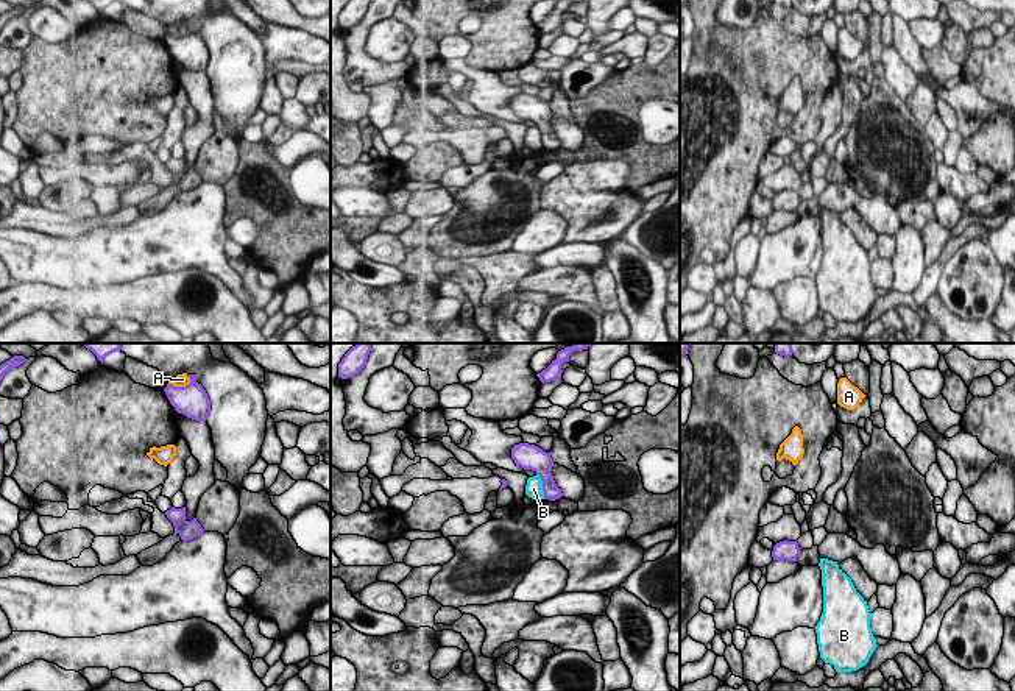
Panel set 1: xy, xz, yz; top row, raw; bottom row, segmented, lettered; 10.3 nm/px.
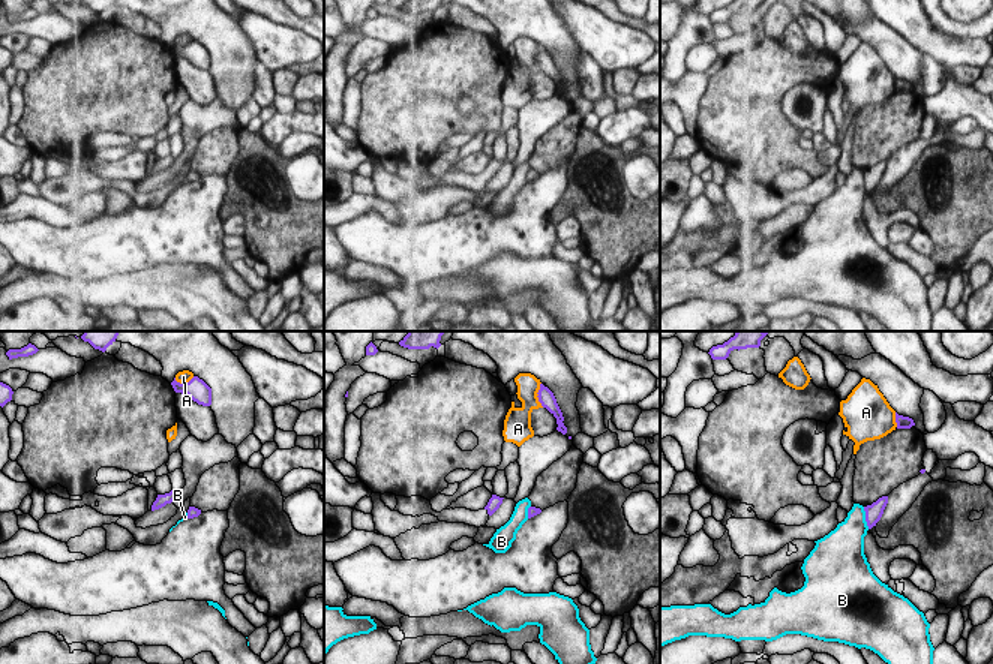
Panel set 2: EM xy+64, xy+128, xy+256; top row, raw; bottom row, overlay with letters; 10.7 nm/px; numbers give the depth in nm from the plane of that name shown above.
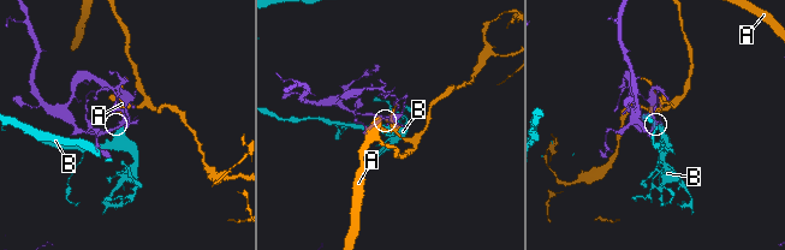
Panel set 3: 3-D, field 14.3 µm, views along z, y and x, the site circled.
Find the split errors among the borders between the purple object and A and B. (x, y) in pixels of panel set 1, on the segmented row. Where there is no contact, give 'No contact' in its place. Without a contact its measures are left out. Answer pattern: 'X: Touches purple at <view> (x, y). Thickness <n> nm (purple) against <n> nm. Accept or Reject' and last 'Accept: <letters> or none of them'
A: Touches purple at xy (180, 387). Thickness 320 nm (purple) against 130 nm. Reject
B: Touches purple at xz (543, 485). Thickness 240 nm (purple) against 190 nm. Reject
Accept: none of them

